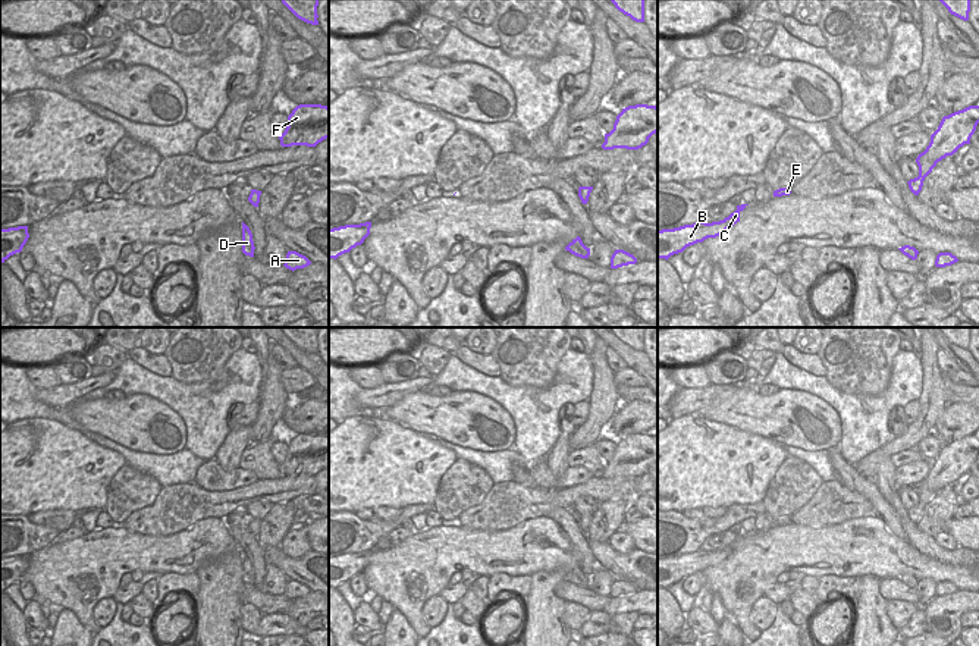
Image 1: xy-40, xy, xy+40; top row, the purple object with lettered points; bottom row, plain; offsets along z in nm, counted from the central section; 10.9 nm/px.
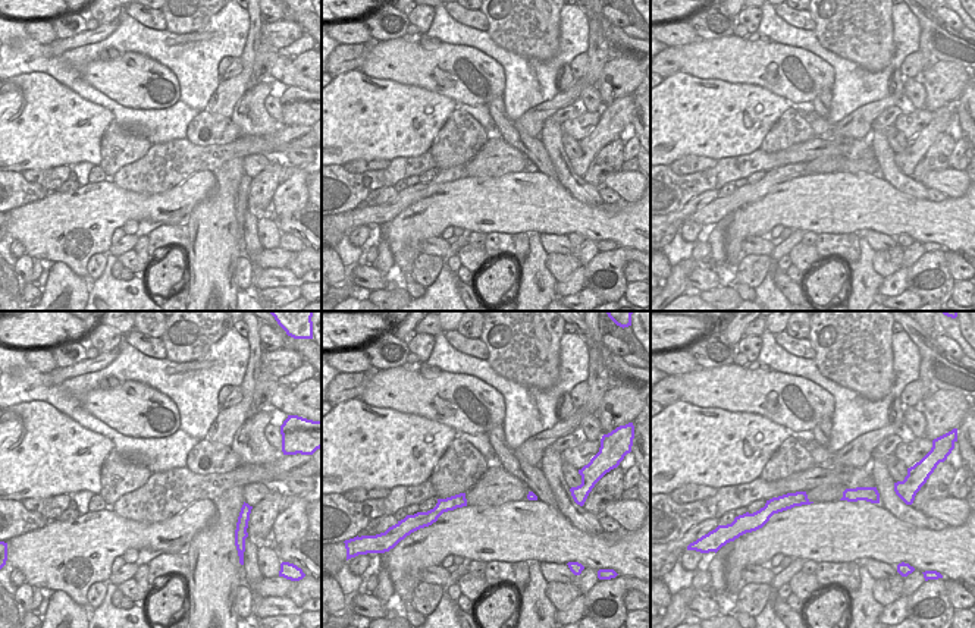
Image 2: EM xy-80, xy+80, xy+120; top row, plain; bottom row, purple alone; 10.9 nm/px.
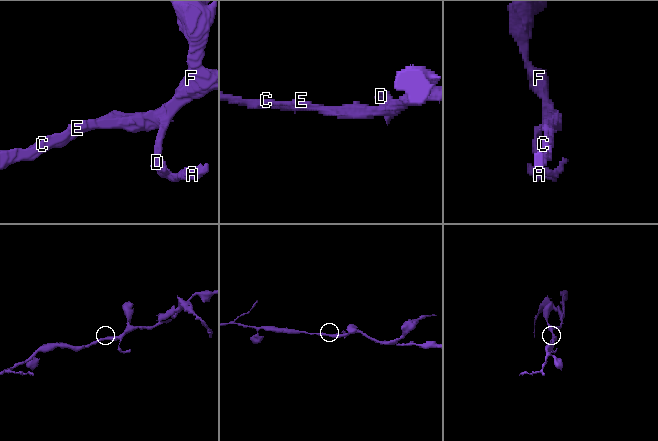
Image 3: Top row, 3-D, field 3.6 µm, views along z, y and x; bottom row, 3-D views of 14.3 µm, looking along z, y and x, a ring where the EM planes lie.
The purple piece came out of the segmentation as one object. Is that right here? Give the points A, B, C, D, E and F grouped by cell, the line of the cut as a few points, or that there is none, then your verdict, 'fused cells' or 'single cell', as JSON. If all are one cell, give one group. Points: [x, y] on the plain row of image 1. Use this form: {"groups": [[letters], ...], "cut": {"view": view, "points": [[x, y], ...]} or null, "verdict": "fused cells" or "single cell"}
{"groups": [["A", "B", "C", "D", "E", "F"]], "cut": null, "verdict": "single cell"}

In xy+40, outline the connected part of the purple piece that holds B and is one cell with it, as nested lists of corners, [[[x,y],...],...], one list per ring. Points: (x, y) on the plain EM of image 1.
[[[749,533],[737,534],[734,542],[719,551],[697,551],[674,558],[658,559],[658,587],[668,589],[671,584],[683,581],[690,574],[703,571],[707,567],[719,565],[722,561],[740,551],[740,542],[747,534]]]

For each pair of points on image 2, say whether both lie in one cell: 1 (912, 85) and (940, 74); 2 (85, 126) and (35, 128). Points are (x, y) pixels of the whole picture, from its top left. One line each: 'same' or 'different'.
1: different
2: same

